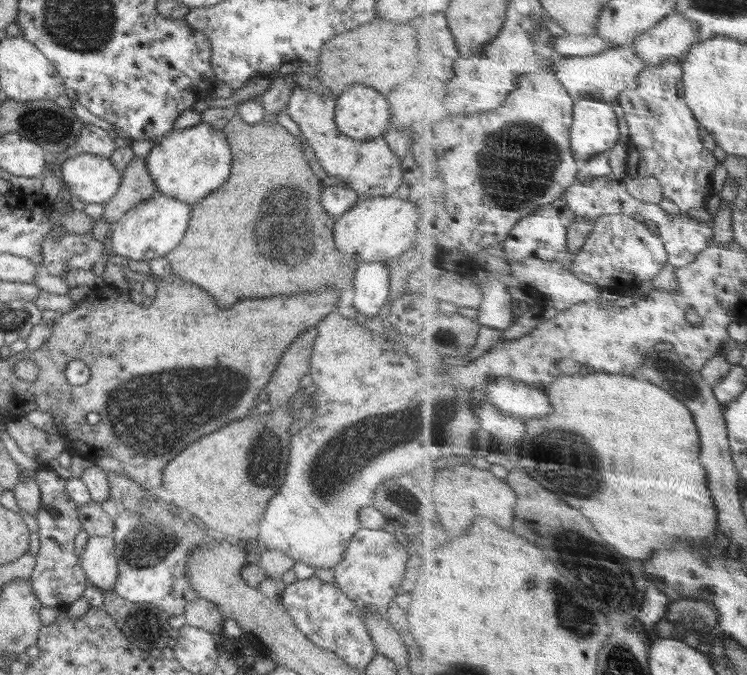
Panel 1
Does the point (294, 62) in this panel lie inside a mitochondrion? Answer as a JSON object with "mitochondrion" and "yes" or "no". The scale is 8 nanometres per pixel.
{"mitochondrion":"no"}

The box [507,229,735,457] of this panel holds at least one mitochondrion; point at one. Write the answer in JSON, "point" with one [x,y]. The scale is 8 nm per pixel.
{"point":[663,365]}

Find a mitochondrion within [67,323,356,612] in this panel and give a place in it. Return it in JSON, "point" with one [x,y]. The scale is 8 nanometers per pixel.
{"point":[147,423]}

